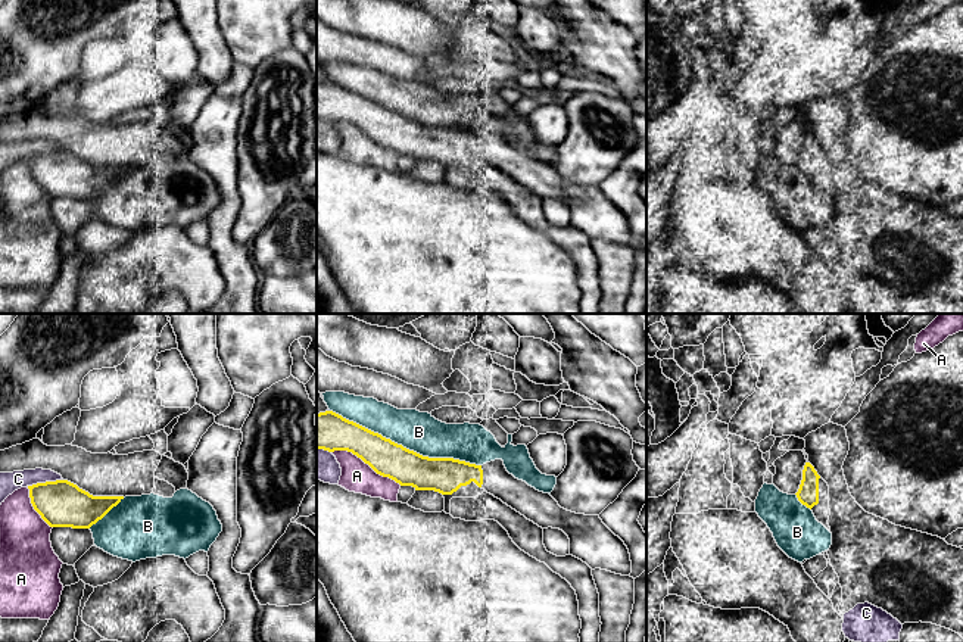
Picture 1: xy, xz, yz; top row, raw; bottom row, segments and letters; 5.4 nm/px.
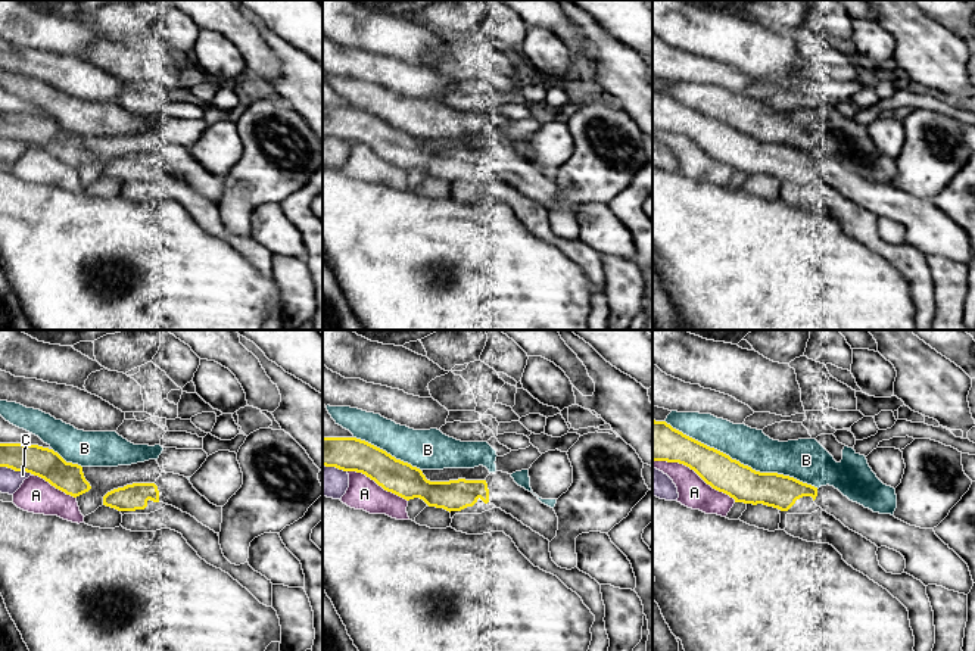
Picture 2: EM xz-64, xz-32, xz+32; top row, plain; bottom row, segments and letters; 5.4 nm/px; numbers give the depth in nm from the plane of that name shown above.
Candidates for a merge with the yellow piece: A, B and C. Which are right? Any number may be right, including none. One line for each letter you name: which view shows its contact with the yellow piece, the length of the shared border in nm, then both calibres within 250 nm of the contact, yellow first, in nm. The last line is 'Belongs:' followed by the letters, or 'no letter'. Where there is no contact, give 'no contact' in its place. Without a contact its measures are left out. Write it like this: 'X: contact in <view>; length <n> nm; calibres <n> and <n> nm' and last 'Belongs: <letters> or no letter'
Belongs: no letter

